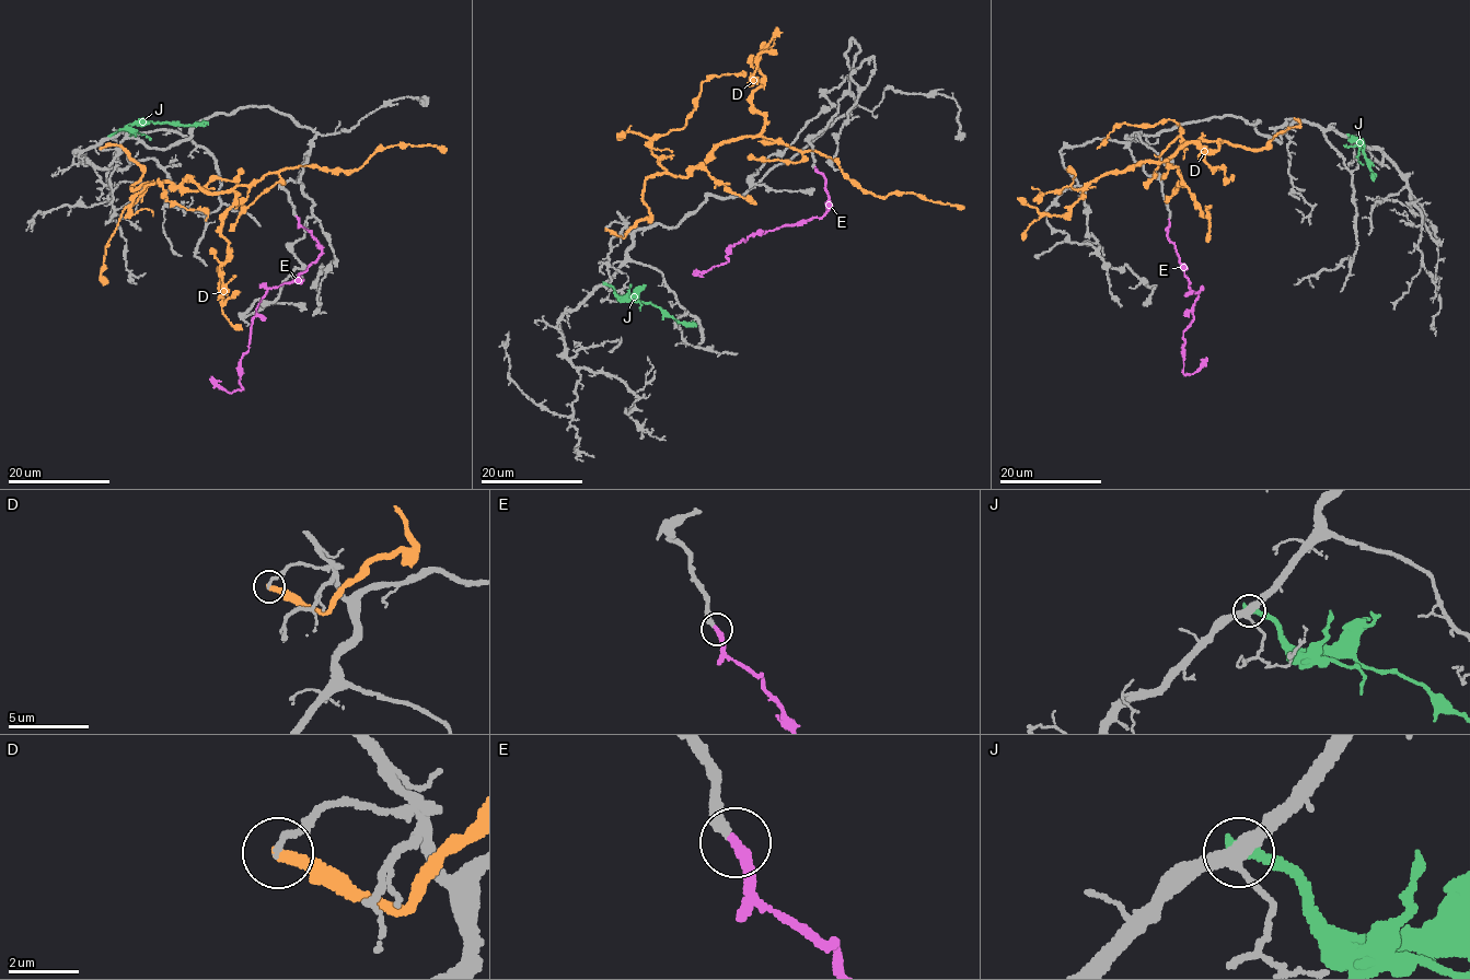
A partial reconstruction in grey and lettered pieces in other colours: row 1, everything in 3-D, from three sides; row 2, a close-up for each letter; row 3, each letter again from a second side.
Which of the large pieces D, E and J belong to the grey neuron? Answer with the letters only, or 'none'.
E

